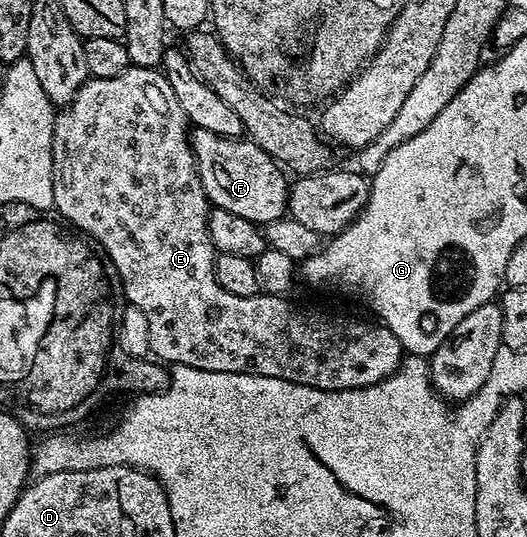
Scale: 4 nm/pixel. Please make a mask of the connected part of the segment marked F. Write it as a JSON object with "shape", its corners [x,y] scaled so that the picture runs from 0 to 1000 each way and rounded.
{"shape":[[[381,236],[362,246],[361,257],[383,352],[402,385],[419,385],[429,389],[429,397],[467,404],[467,412],[488,419],[541,406],[546,393],[548,328],[535,317],[533,305],[514,296],[488,266],[455,255],[431,259]]]}

